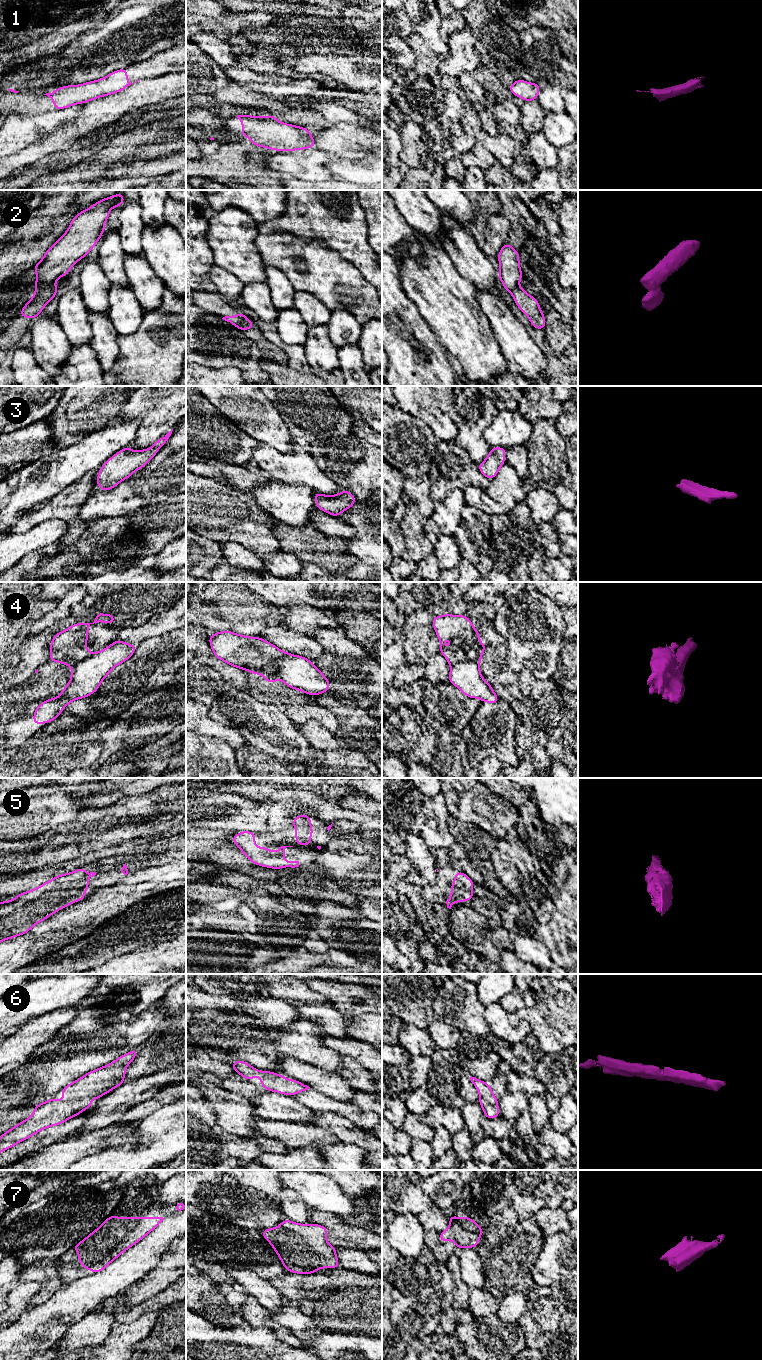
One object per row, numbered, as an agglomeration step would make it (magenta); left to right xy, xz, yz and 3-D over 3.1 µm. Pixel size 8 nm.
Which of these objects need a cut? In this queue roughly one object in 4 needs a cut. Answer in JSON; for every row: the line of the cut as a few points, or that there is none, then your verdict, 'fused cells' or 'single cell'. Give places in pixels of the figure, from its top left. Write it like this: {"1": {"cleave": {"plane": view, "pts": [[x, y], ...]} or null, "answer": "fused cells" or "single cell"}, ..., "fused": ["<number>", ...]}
{"1": {"cleave": null, "answer": "single cell"}, "2": {"cleave": {"plane": "xy", "pts": [[54, 285], [44, 288], [35, 294]]}, "answer": "fused cells"}, "3": {"cleave": null, "answer": "single cell"}, "4": {"cleave": {"plane": "xz", "pts": [[285, 652], [275, 664], [275, 672], [278, 678]]}, "answer": "fused cells"}, "5": {"cleave": null, "answer": "single cell"}, "6": {"cleave": null, "answer": "single cell"}, "7": {"cleave": null, "answer": "single cell"}, "fused": ["2", "4"]}

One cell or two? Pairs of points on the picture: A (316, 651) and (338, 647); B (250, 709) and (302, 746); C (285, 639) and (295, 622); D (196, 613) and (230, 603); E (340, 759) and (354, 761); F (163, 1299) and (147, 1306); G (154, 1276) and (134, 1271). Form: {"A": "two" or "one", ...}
{"A": "two", "B": "one", "C": "two", "D": "one", "E": "two", "F": "one", "G": "two"}

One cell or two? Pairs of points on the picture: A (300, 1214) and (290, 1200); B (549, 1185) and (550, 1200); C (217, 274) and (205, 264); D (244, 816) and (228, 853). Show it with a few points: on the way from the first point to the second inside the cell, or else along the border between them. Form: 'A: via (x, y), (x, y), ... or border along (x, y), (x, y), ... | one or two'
A: via (297, 1211), (291, 1203) | one
B: via (549, 1189), (551, 1196) | one
C: border along (214, 264), (208, 275) | two
D: border along (208, 828), (231, 832) | two

